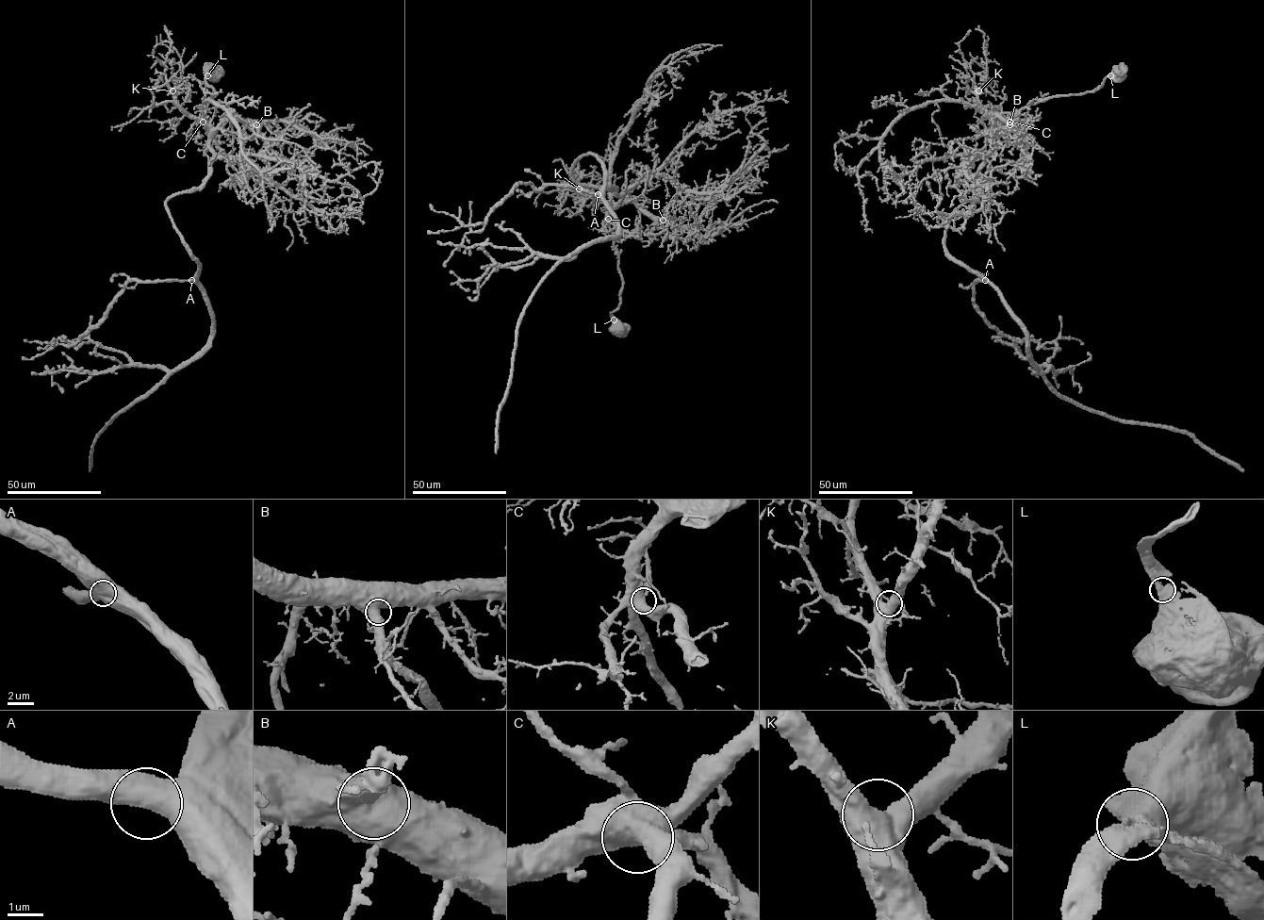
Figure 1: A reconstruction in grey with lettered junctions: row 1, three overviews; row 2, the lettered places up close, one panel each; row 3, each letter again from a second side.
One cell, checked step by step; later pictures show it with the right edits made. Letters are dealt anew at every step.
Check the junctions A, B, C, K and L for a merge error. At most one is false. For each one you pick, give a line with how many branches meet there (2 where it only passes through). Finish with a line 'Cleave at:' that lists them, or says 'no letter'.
Cleave at: no letter

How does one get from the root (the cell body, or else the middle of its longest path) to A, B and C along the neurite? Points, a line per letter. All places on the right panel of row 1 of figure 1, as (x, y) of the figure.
A: (1118, 74), (1092, 90), (1030, 103), (997, 125), (997, 147), (943, 242), (985, 280)
B: (1118, 74), (1108, 75), (1092, 90), (1030, 103), (994, 127), (993, 118), (999, 117), (1009, 124)
C: (1118, 74), (1108, 75), (1092, 90), (1050, 96), (1030, 103), (1009, 122)

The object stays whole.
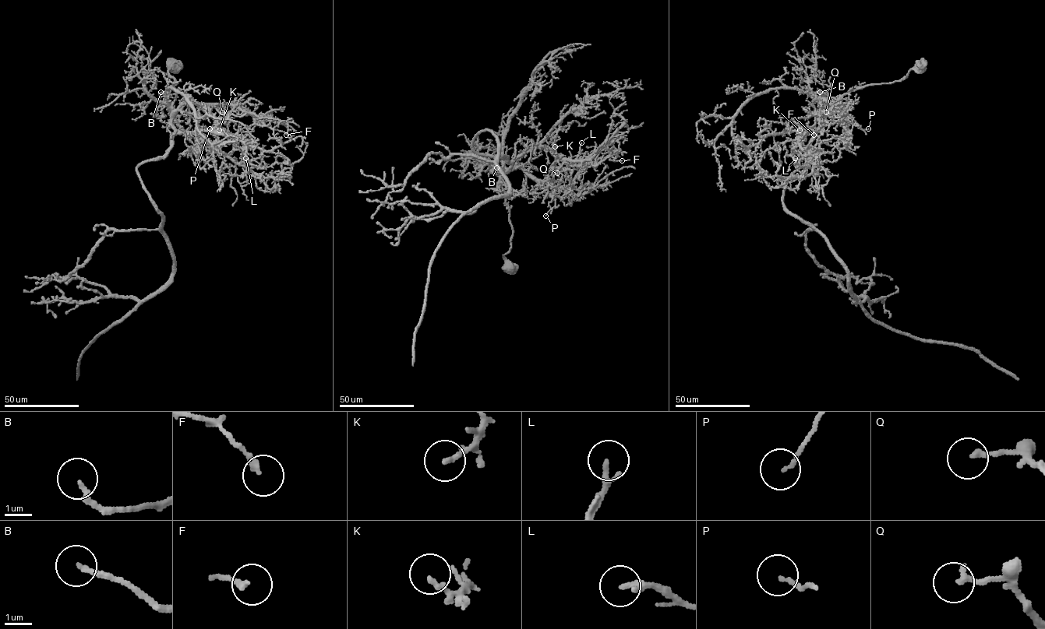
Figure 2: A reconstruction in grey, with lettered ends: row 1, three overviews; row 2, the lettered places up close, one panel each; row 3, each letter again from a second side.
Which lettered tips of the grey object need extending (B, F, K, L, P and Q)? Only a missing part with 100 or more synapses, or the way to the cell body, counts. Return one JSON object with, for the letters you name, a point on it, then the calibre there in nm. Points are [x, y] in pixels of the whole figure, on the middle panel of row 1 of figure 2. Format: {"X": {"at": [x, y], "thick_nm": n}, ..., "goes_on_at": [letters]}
{"goes_on_at": []}

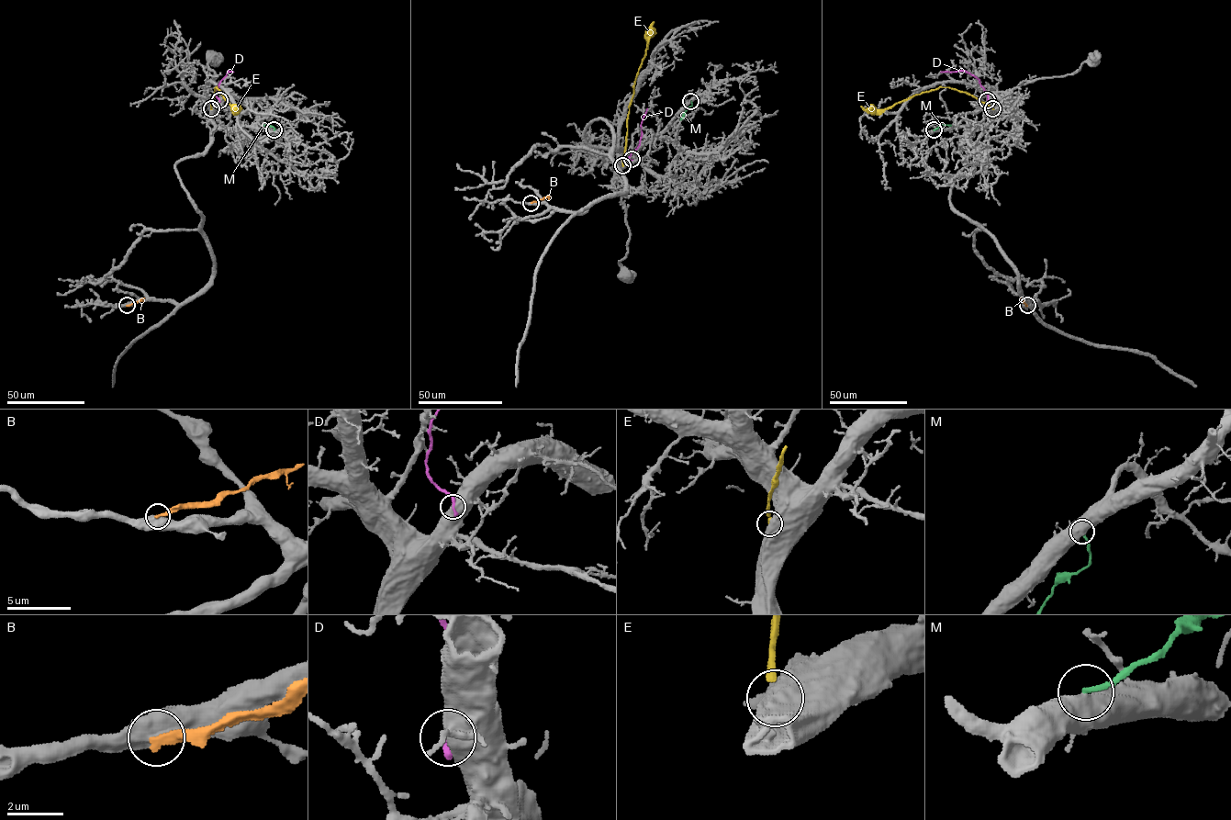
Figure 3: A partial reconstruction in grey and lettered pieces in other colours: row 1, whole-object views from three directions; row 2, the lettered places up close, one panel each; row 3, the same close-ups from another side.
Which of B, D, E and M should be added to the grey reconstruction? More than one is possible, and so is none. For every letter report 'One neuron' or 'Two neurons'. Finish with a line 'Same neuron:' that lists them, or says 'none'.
B: Two neurons
D: Two neurons
E: Two neurons
M: Two neurons
Same neuron: none

